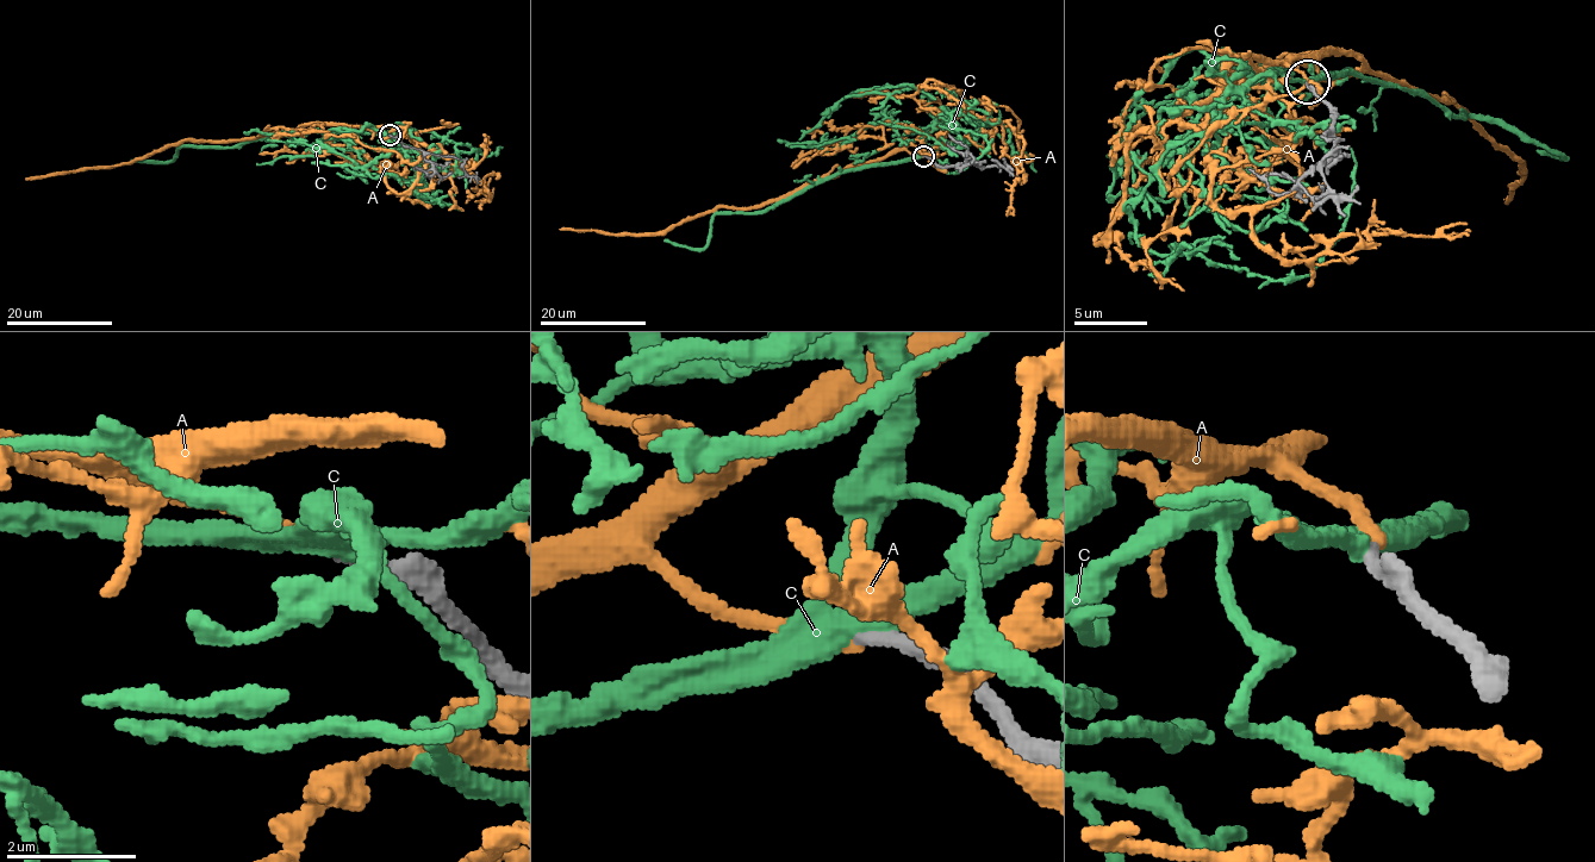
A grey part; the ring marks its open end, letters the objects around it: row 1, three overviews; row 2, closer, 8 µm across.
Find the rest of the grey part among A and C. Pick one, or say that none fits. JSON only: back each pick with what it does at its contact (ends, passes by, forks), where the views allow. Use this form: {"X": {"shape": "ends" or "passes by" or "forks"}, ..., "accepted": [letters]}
{"A": {"shape": "ends"}, "accepted": ["A"]}

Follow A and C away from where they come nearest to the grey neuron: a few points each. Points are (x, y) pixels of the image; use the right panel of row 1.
A: (1307, 82), (1288, 61), (1351, 54), (1379, 75), (1424, 94), (1450, 98), (1519, 163), (1522, 170), (1508, 204)
C: (1307, 82), (1270, 72), (1175, 108), (1164, 167), (1127, 207), (1134, 237), (1284, 280), (1347, 222), (1351, 149)

